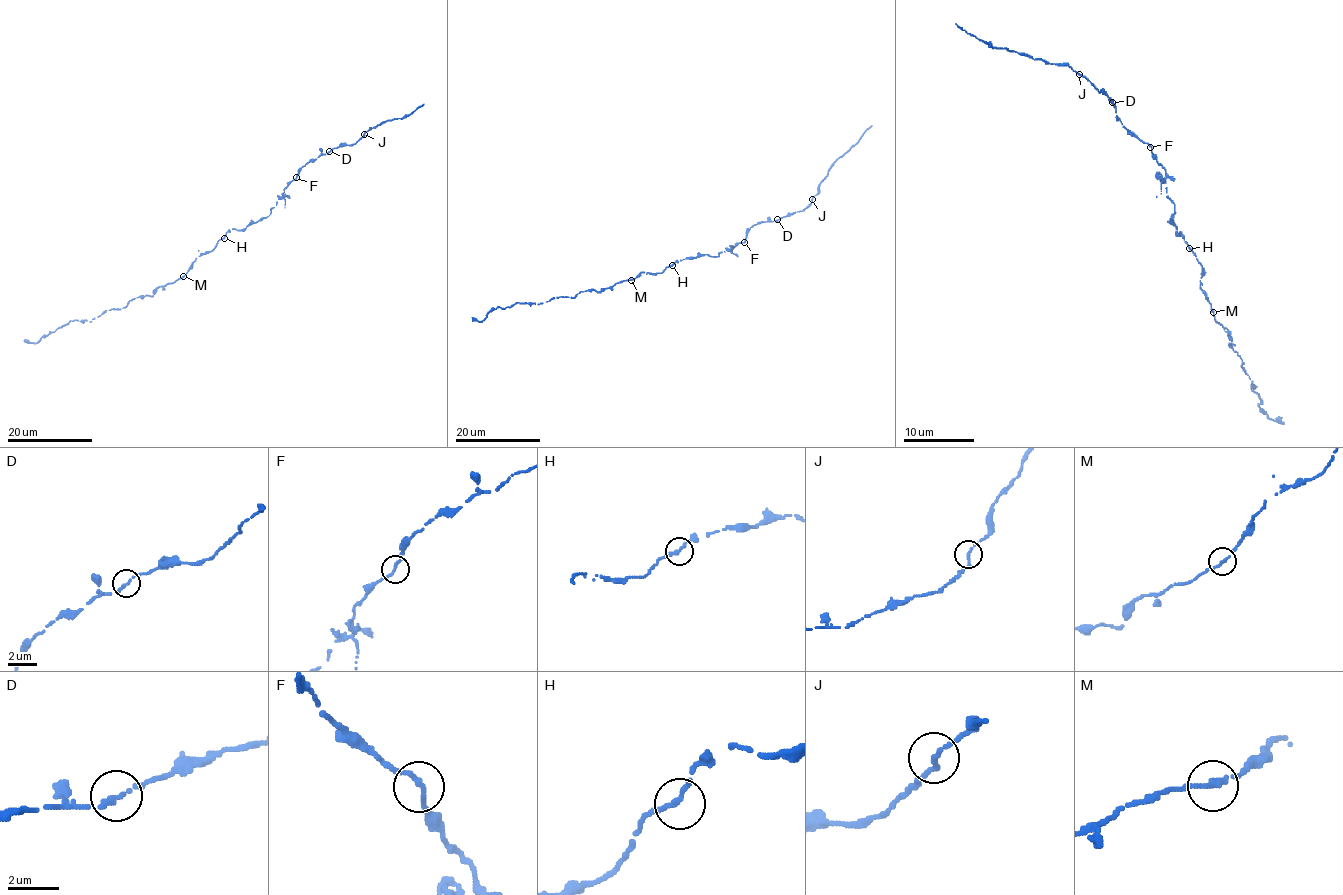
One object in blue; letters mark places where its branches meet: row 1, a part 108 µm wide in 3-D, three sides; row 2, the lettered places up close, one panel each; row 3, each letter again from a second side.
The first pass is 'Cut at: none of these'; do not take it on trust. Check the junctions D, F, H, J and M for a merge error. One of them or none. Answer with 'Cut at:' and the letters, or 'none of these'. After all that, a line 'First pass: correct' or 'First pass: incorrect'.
Cut at: none of these
First pass: correct

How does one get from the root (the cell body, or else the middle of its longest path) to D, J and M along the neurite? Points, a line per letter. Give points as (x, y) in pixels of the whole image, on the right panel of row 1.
D: (1176, 234), (1171, 221), (1175, 205), (1166, 196), (1166, 170), (1150, 147), (1125, 129), (1112, 102)
J: (1176, 234), (1171, 221), (1175, 205), (1166, 196), (1166, 170), (1150, 147), (1125, 129), (1112, 100), (1079, 74)
M: (1176, 234), (1180, 232), (1201, 266), (1200, 287), (1214, 312)

